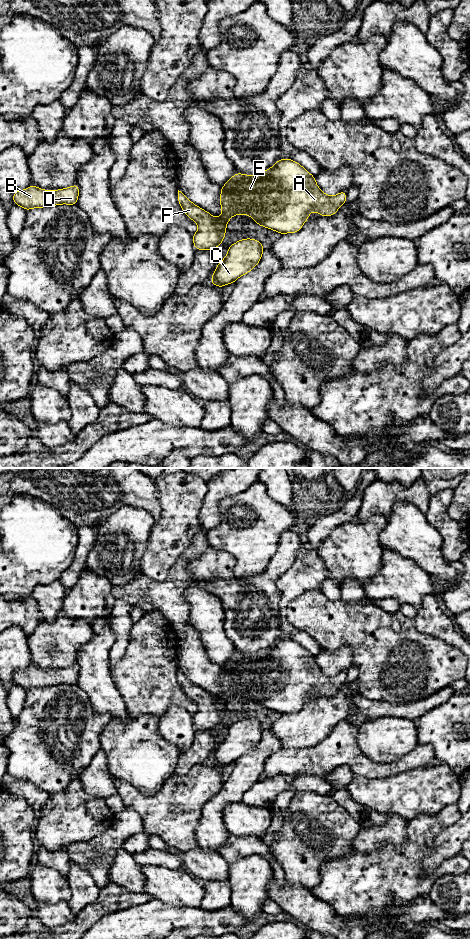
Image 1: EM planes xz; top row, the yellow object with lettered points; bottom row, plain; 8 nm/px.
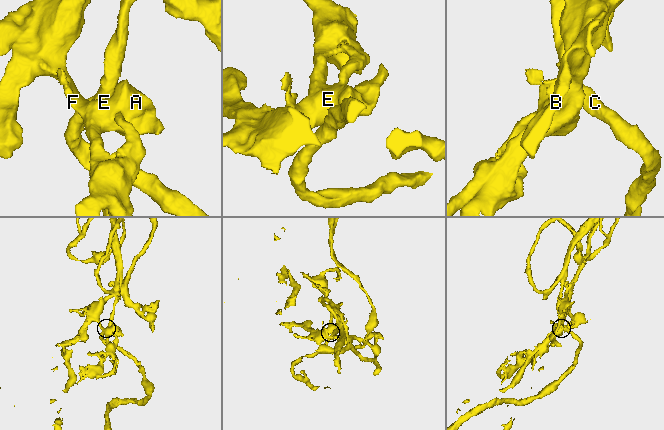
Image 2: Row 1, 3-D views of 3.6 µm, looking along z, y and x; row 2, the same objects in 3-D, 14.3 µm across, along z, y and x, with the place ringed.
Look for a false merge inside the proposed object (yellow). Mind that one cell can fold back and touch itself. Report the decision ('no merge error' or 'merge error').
no merge error

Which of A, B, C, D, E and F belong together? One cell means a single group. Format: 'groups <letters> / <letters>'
groups A B C D E F

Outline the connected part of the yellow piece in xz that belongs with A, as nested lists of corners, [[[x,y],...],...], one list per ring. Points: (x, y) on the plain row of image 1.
[[[279,639],[274,646],[256,655],[236,653],[221,667],[220,686],[222,694],[213,697],[209,692],[192,683],[178,670],[178,682],[184,693],[197,703],[198,711],[193,714],[196,730],[214,731],[225,717],[228,701],[238,694],[251,696],[260,706],[278,713],[296,713],[308,700],[309,694],[316,691],[318,695],[330,697],[346,683],[346,671],[336,676],[326,675],[318,666],[315,656],[311,655],[299,643],[289,639]]]

